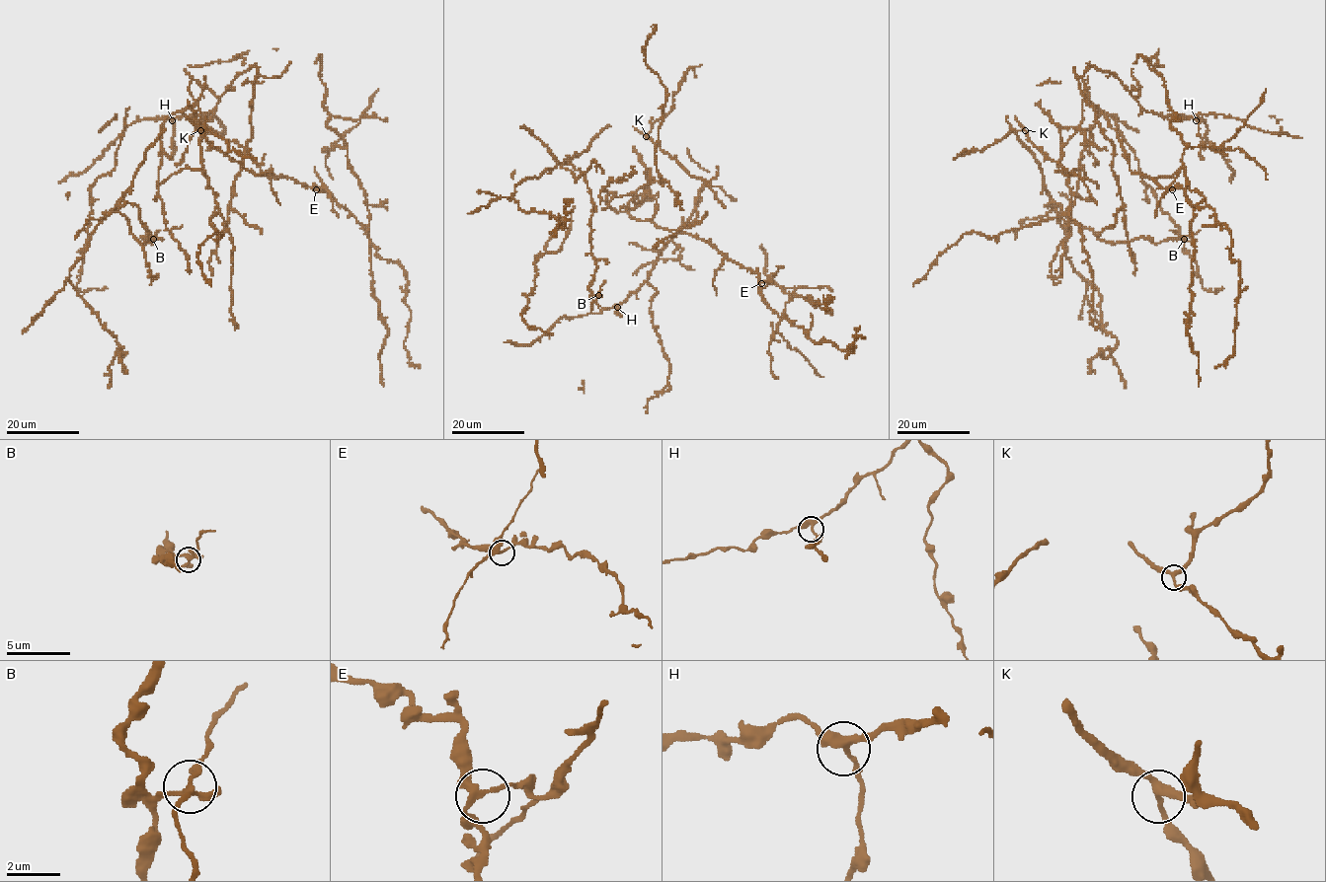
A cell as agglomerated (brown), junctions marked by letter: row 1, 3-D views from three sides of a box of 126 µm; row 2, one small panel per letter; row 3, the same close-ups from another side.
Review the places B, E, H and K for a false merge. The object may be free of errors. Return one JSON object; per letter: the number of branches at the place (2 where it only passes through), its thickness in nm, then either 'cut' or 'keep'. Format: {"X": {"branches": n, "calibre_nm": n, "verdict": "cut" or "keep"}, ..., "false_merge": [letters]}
{"B": {"branches": 4, "calibre_nm": 240, "verdict": "cut"}, "E": {"branches": 3, "calibre_nm": 200, "verdict": "keep"}, "H": {"branches": 3, "calibre_nm": 240, "verdict": "keep"}, "K": {"branches": 3, "calibre_nm": 240, "verdict": "keep"}, "false_merge": ["B"]}

